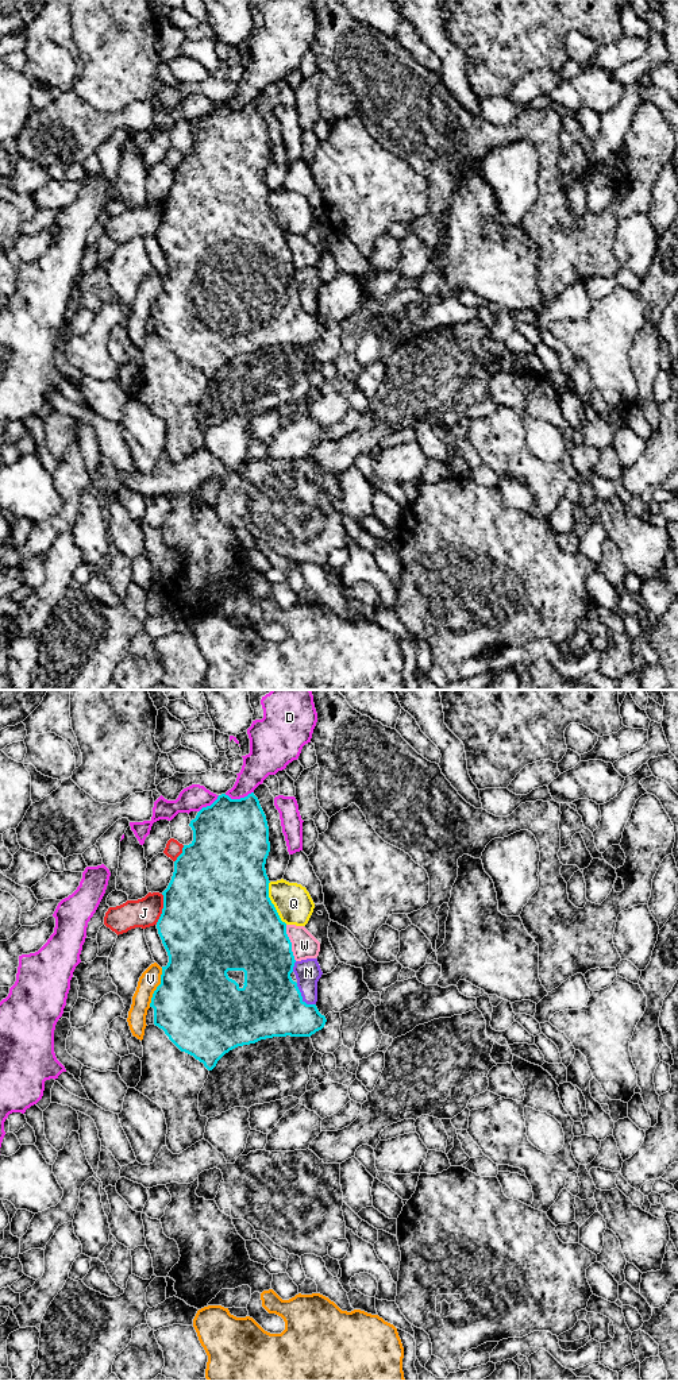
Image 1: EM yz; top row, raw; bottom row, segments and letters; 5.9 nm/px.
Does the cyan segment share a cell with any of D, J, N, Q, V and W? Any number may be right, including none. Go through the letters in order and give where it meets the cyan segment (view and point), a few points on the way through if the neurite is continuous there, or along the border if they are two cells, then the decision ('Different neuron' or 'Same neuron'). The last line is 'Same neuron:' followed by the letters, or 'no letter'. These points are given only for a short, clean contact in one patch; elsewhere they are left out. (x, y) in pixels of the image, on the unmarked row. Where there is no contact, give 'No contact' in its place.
D: Touches cyan at yz (238, 108). Different neuron
J: Touches cyan at yz (162, 218). Different neuron
N: Touches cyan at yz (301, 307). Different neuron
Q: Touches cyan at yz (272, 212). Different neuron
V: Touches cyan at yz (157, 296). Different neuron
W: Touches cyan at yz (291, 251). Different neuron
Same neuron: no letter

